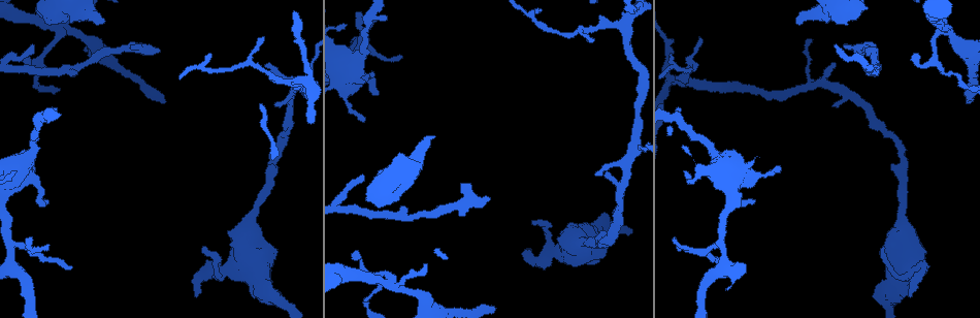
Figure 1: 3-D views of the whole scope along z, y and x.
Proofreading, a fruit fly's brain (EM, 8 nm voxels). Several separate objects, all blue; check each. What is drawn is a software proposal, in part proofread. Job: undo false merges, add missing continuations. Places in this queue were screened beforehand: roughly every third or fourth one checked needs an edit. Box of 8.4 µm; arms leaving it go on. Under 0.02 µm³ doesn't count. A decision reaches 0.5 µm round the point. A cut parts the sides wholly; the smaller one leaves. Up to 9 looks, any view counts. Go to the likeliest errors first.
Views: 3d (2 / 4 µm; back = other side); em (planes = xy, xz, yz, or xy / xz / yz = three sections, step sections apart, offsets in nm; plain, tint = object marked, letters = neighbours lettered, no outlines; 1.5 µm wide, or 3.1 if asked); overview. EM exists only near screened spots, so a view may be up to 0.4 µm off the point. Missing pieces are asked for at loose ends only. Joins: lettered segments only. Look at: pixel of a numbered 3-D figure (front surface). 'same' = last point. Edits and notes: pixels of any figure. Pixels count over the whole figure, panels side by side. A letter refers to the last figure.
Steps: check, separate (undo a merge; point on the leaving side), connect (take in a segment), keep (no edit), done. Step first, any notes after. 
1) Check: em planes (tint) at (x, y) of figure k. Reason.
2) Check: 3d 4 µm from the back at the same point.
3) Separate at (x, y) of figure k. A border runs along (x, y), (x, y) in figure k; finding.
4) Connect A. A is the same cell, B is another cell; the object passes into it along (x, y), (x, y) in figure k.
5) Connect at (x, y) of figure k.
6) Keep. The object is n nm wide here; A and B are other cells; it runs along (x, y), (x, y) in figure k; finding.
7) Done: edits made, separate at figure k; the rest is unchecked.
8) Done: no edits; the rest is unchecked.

Check: 3d 4 µm at (104, 20) of figure 1. Long arm stops here.

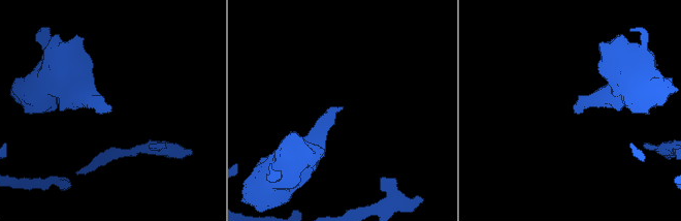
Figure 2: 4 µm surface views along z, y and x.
Check: em planes (letters) at (575, 104) of figure 2. Need the tissue.

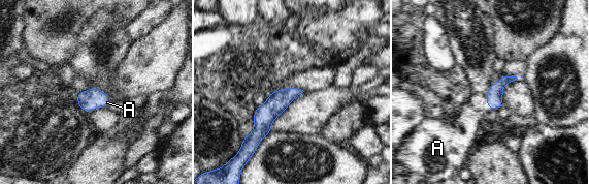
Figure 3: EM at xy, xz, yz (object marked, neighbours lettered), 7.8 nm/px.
Connect A. The longest contact is with A, 130 nm; A is the same cell; the object passes into it along (494, 94), (487, 102), (466, 125) in figure 3; the neuron continues.

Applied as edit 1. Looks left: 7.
Check: overview. See it whole again.

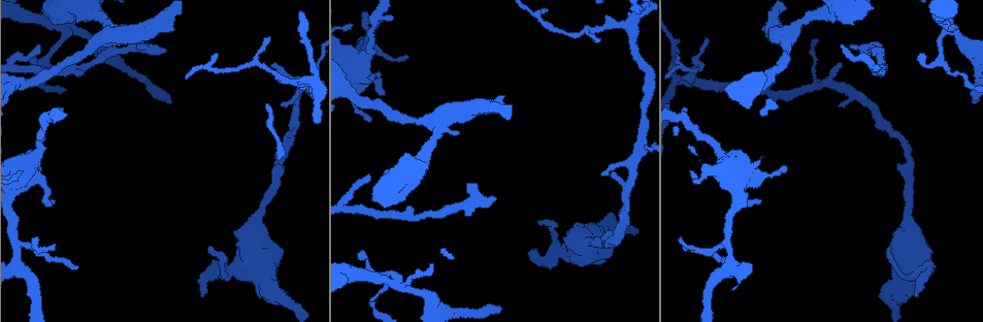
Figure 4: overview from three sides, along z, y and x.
Check: 3d 2 µm at (951, 29) of figure 4. Thin neck.

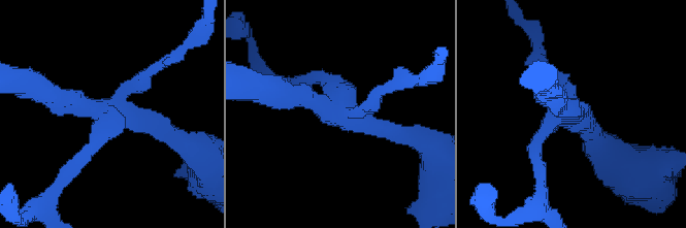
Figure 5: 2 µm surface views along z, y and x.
Check: em xz step 4 (letters) at (323, 106) of figure 5. 4 arms meet here; now the EM.

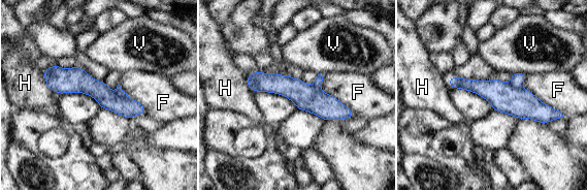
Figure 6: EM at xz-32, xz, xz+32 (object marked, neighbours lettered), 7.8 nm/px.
Separate at (518, 78) of figure 6. The object is 160 nm wide here; F, H and V are other cells; a border runs along (508, 84), (515, 88), (521, 88) in figure 6; two neurons meet here.

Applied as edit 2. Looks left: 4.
Check: 3d 2 µm at (52, 245) of figure 4. An open end.

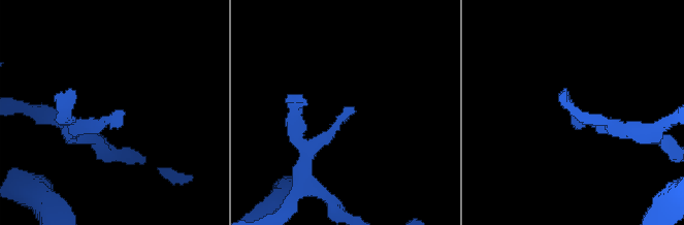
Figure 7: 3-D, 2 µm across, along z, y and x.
Check: em xy step 8 (tint) at (119, 110) of figure 7. Need the tissue.

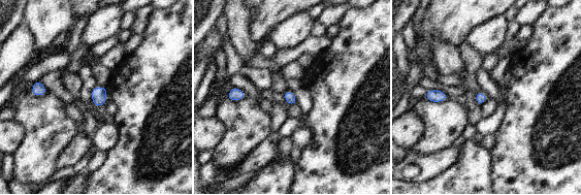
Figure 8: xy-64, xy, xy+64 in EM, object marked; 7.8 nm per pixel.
Check: em xy step 8 (letters) at the same point.

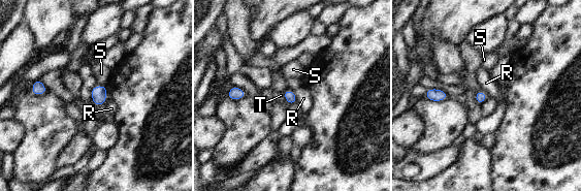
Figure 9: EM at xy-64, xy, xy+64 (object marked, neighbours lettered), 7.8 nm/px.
Connect T. T is the same cell, R and S are other cells; it goes on there.

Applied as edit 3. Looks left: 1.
Done: edits made, connect at figure 3, separate at figure 6, connect at figure 9; the rest is unchecked.

